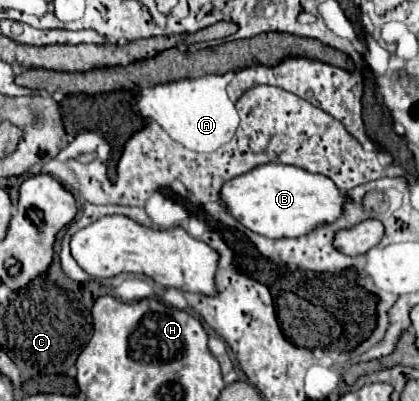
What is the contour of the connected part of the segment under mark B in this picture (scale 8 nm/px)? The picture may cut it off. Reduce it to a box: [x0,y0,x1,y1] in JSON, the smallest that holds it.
[219,164,349,238]

